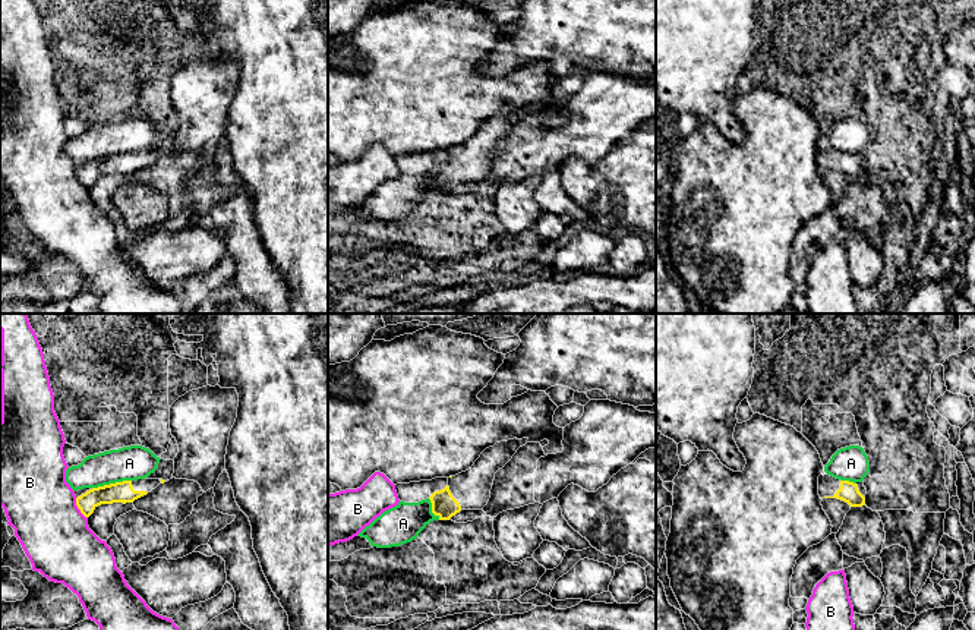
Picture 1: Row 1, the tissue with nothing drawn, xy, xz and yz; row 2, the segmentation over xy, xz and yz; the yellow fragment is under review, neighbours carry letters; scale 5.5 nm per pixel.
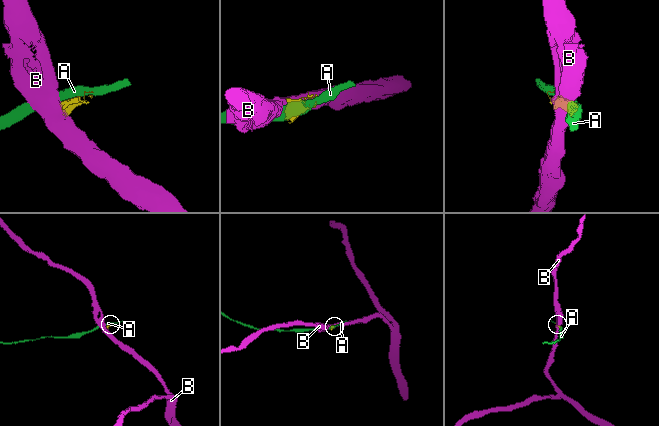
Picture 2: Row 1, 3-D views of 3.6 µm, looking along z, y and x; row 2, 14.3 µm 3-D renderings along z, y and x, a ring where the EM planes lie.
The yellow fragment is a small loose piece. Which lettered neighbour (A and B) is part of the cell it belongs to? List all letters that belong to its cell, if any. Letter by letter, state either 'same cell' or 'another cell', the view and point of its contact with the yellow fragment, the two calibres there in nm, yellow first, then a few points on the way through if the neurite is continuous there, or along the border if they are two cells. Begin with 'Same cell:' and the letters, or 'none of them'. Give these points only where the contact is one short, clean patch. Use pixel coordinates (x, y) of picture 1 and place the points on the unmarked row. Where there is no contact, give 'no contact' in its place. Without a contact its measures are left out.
Same cell: none of them
A: another cell; meets yellow in xy at (111, 156); 110 nm thick on the yellow side, 190 nm on the other
B: another cell; meets yellow in xy at (78, 179); 110 nm thick on the yellow side, 380 nm on the other; border along xy (75, 170), (76, 179), (85, 189)

